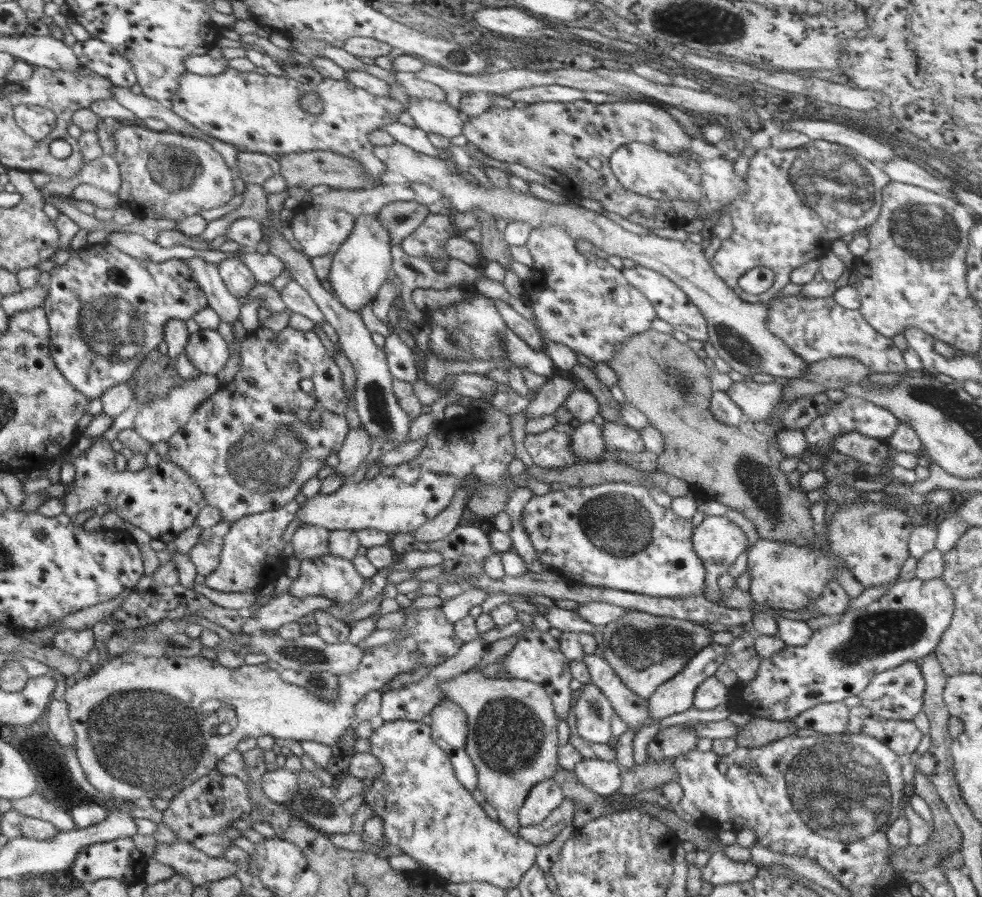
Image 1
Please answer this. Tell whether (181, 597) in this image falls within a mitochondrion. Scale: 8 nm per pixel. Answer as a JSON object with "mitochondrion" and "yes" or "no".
{"mitochondrion":"no"}

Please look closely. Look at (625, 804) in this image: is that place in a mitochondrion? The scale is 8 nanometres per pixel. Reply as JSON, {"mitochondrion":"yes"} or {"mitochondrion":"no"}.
{"mitochondrion":"no"}

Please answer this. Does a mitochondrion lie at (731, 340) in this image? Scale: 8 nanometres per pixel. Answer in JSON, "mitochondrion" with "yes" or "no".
{"mitochondrion":"yes"}

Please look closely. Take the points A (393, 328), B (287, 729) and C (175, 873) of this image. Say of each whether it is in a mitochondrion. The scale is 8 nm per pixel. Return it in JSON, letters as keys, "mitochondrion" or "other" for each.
{"A":"other","B":"other","C":"other"}

